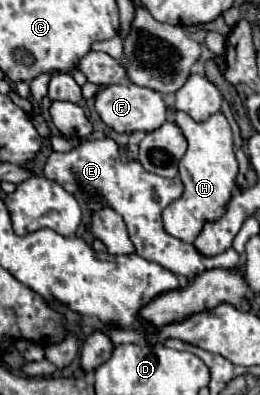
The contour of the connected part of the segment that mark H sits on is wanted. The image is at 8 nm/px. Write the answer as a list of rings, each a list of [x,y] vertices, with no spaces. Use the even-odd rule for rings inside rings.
[[[176,112],[174,118],[188,140],[188,150],[182,156],[180,170],[178,170],[178,176],[184,184],[184,192],[178,200],[166,206],[162,218],[164,218],[164,228],[170,236],[182,242],[194,242],[206,222],[216,222],[224,214],[226,204],[230,202],[236,190],[238,162],[234,156],[232,130],[222,112],[216,112],[214,116],[210,116],[210,120],[200,124],[194,122],[184,112]]]

